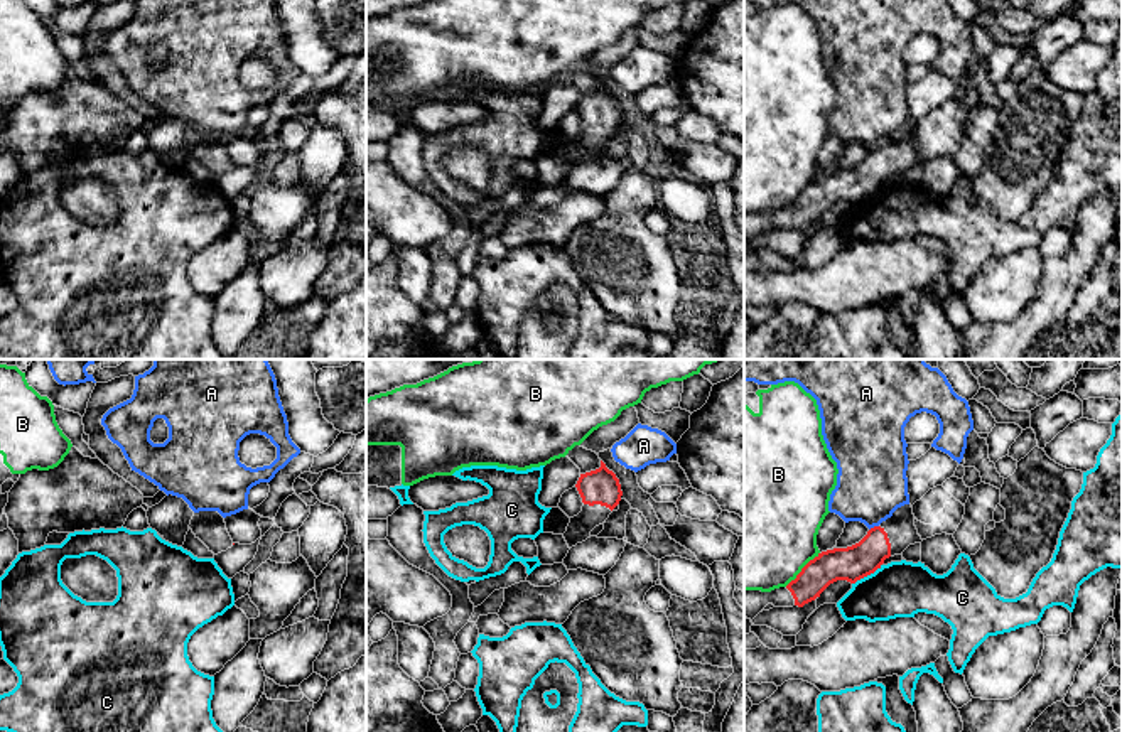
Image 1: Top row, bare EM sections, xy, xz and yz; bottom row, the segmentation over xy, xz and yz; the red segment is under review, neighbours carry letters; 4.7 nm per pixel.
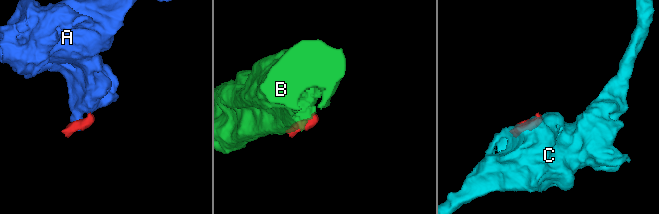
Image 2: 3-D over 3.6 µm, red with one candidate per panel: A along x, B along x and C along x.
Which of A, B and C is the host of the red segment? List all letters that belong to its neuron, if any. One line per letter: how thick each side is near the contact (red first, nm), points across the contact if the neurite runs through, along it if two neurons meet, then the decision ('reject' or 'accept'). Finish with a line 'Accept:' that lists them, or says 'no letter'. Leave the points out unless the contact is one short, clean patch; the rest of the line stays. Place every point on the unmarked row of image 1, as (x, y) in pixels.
A: 170/340 nm | reject
B: 170/480 nm | along yz (819, 174), (785, 208) | reject
C: 170/280 nm | along yz (881, 186), (852, 206) | reject
Accept: no letter

